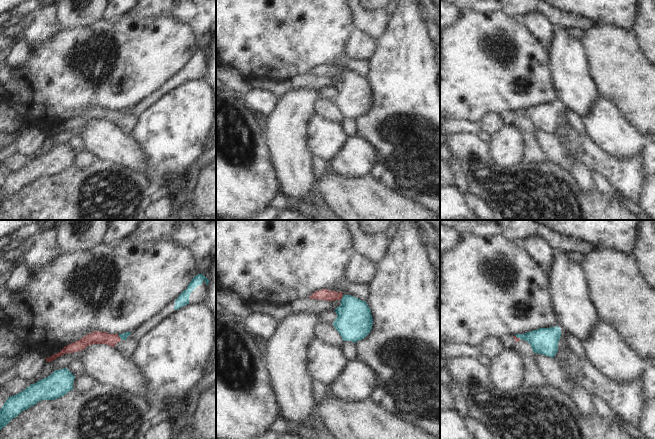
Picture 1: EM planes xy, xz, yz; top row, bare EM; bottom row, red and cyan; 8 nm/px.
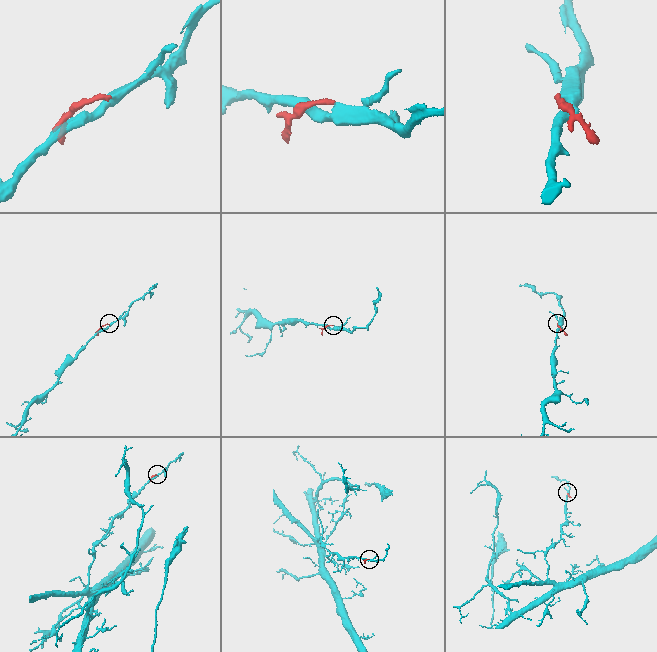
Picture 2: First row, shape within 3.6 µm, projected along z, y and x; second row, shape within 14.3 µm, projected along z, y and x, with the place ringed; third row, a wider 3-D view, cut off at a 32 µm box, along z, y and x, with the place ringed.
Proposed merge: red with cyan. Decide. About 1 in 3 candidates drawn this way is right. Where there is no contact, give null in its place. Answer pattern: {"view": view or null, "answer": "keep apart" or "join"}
{"view": "xy", "answer": "join"}

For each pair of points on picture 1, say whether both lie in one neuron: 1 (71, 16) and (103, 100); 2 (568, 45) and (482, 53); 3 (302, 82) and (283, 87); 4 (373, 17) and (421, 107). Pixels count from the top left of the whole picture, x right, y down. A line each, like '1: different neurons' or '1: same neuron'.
1: different neurons
2: different neurons
3: same neuron
4: different neurons

